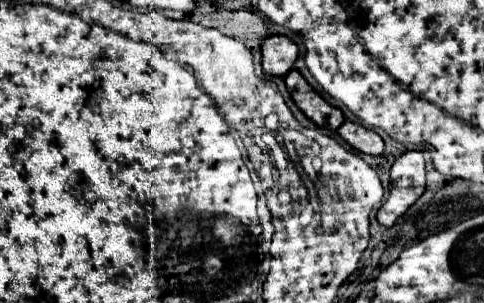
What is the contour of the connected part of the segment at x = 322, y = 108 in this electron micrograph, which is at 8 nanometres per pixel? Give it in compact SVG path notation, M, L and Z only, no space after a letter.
M290 70L286 76L288 92L292 94L296 106L320 128L338 130L344 122L344 114L340 108L330 106L318 92L312 90L312 86L302 78L298 70Z

